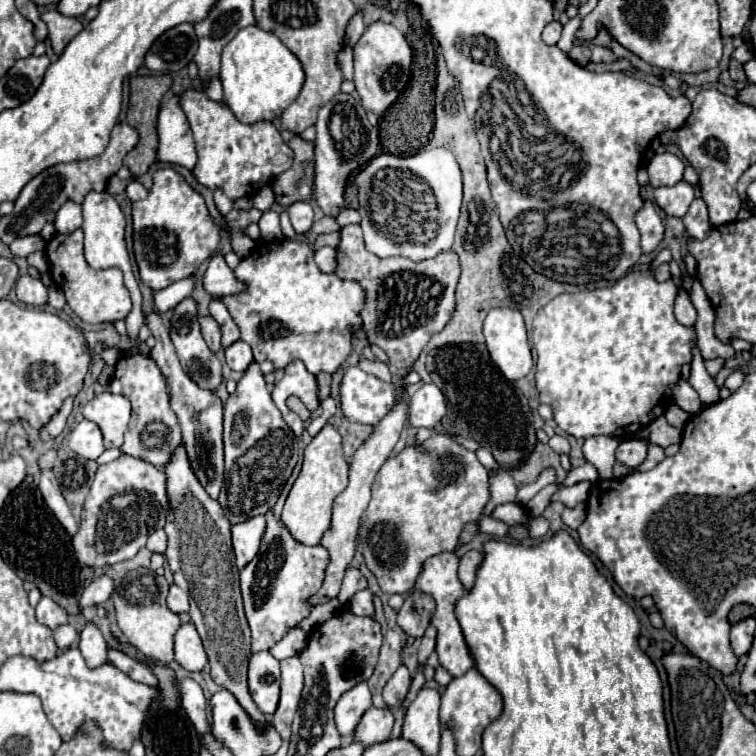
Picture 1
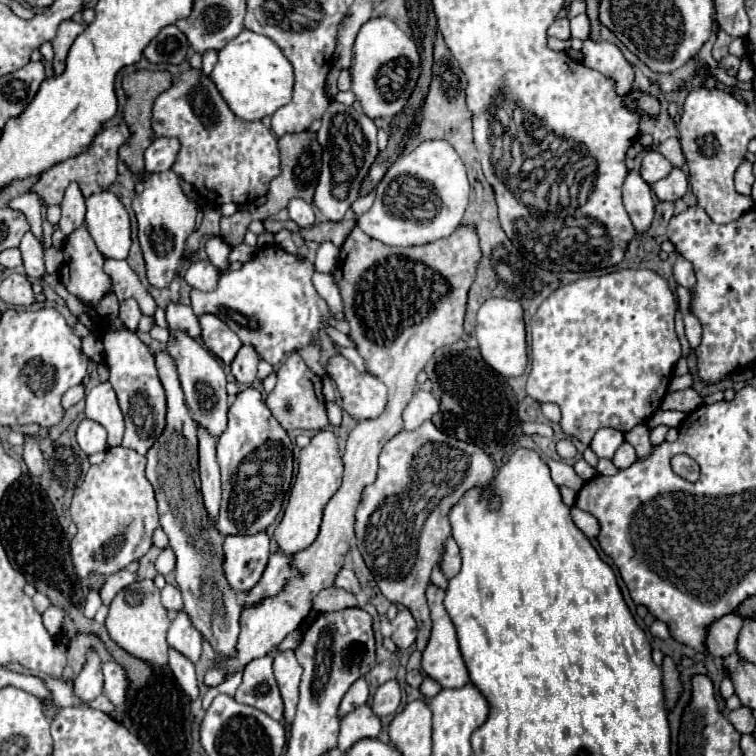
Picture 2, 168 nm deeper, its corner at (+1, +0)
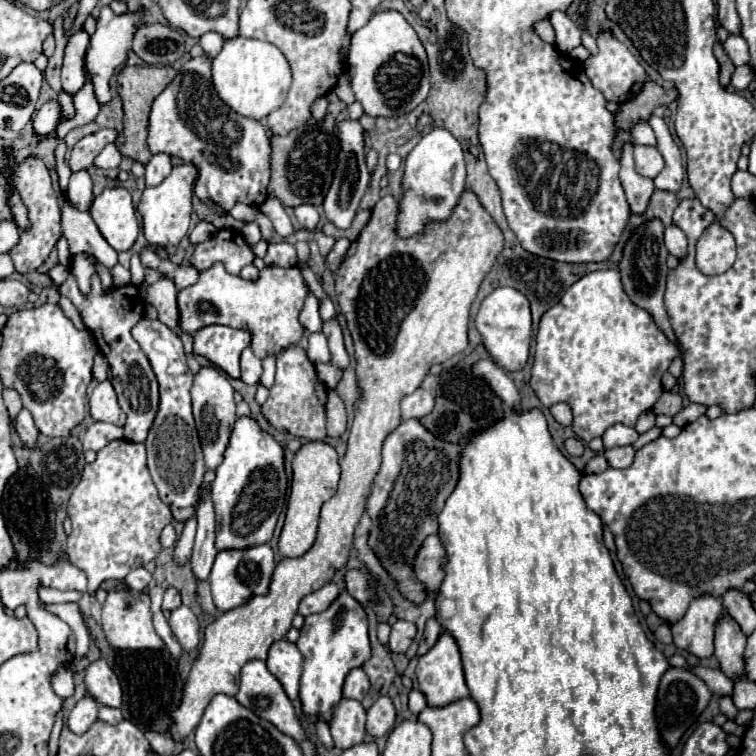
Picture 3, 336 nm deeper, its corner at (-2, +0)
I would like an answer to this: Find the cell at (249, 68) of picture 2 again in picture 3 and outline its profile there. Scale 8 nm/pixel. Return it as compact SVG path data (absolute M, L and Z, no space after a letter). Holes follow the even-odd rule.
M234 37L230 41L224 41L222 51L214 57L212 81L220 99L238 115L264 119L284 103L288 87L292 83L292 73L284 53L276 45L262 39Z

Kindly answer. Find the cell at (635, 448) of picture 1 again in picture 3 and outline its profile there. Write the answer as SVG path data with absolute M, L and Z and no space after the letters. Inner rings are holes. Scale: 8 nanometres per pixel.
M626 445L626 447L614 447L614 449L608 449L604 453L604 457L608 459L608 465L614 467L614 469L626 469L626 467L630 467L632 461L634 461L634 455L636 455L636 451L630 445Z

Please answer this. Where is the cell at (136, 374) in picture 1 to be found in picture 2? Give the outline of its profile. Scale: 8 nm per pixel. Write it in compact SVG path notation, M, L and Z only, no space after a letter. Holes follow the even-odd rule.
M107 321L101 323L99 337L105 347L105 363L111 373L109 383L113 385L119 407L125 415L123 445L137 451L139 455L145 455L165 427L165 391L155 369L155 359L149 347L137 335L127 329L111 329Z

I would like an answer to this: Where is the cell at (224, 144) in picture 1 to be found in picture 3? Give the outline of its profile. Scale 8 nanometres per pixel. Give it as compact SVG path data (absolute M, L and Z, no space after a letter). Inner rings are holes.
M200 55L182 65L174 81L156 97L150 111L150 129L148 129L148 147L152 153L168 153L180 157L184 163L194 163L198 177L194 183L194 193L218 213L228 213L238 201L246 205L262 205L266 201L266 187L270 181L270 155L272 155L272 137L266 133L264 125L256 119L248 119L232 111L218 95L212 83L212 59Z

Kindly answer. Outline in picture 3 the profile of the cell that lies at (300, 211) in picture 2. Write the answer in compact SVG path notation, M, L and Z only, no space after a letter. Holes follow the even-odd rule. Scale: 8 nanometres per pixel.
M308 203L294 207L294 215L296 215L298 223L300 223L304 229L308 229L308 231L314 231L316 225L318 225L318 219L320 219L316 207L314 207L314 205L308 205Z

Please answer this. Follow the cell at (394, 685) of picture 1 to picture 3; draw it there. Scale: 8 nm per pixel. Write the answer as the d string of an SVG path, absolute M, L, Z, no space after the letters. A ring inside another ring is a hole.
M382 695L370 709L368 709L368 721L366 721L366 731L374 737L386 735L396 721L396 709L394 703L388 695Z

